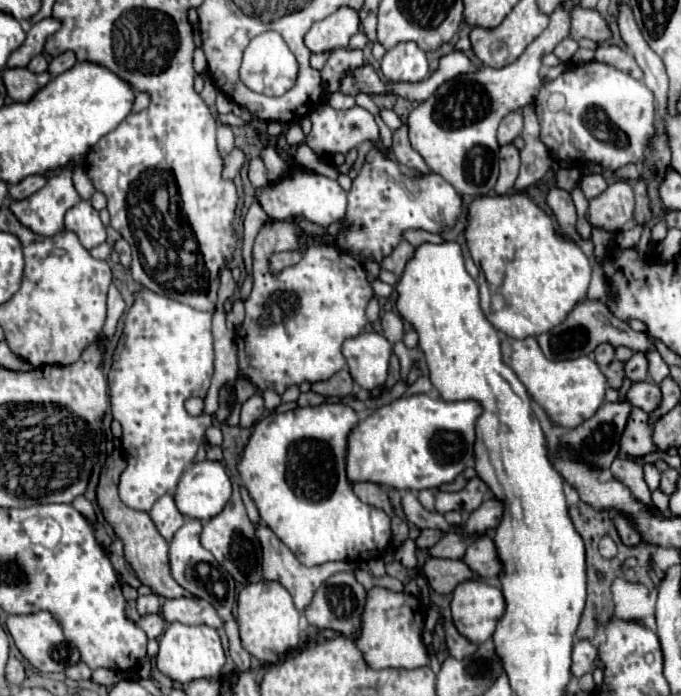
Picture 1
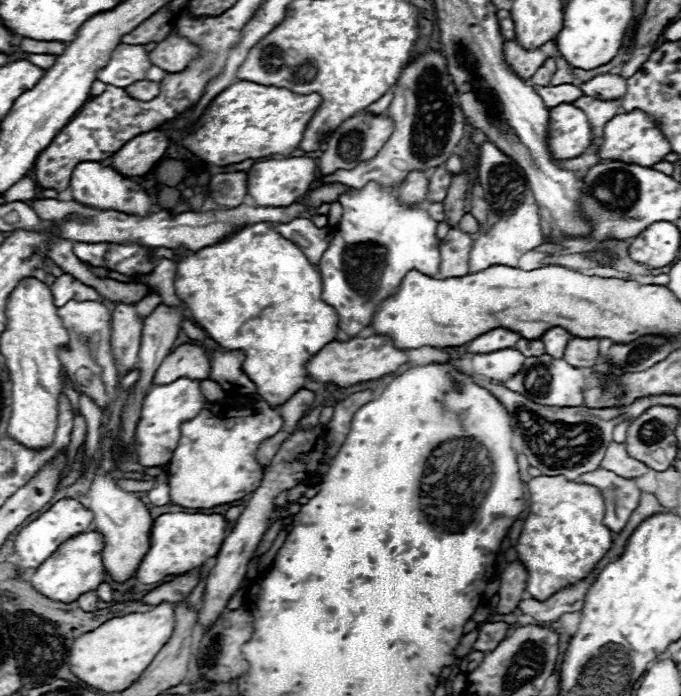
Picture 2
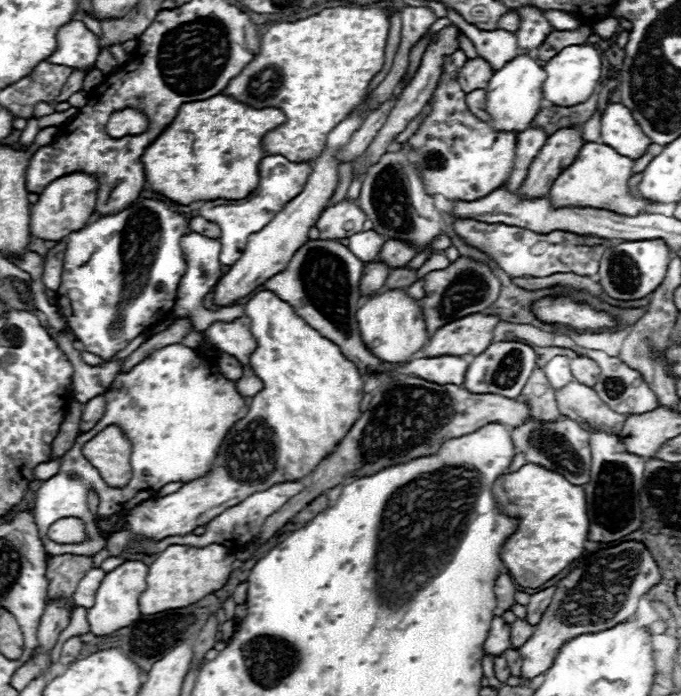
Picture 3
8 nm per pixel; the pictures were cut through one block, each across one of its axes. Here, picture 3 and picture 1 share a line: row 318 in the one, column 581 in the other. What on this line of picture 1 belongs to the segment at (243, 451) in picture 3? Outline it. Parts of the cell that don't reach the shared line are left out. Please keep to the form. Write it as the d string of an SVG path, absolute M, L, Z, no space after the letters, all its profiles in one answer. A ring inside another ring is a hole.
M482 196L470 204L470 222L466 226L466 244L480 268L478 278L480 308L488 322L510 338L540 336L562 324L576 304L586 300L592 264L578 244L556 236L554 220L542 212L528 196Z

